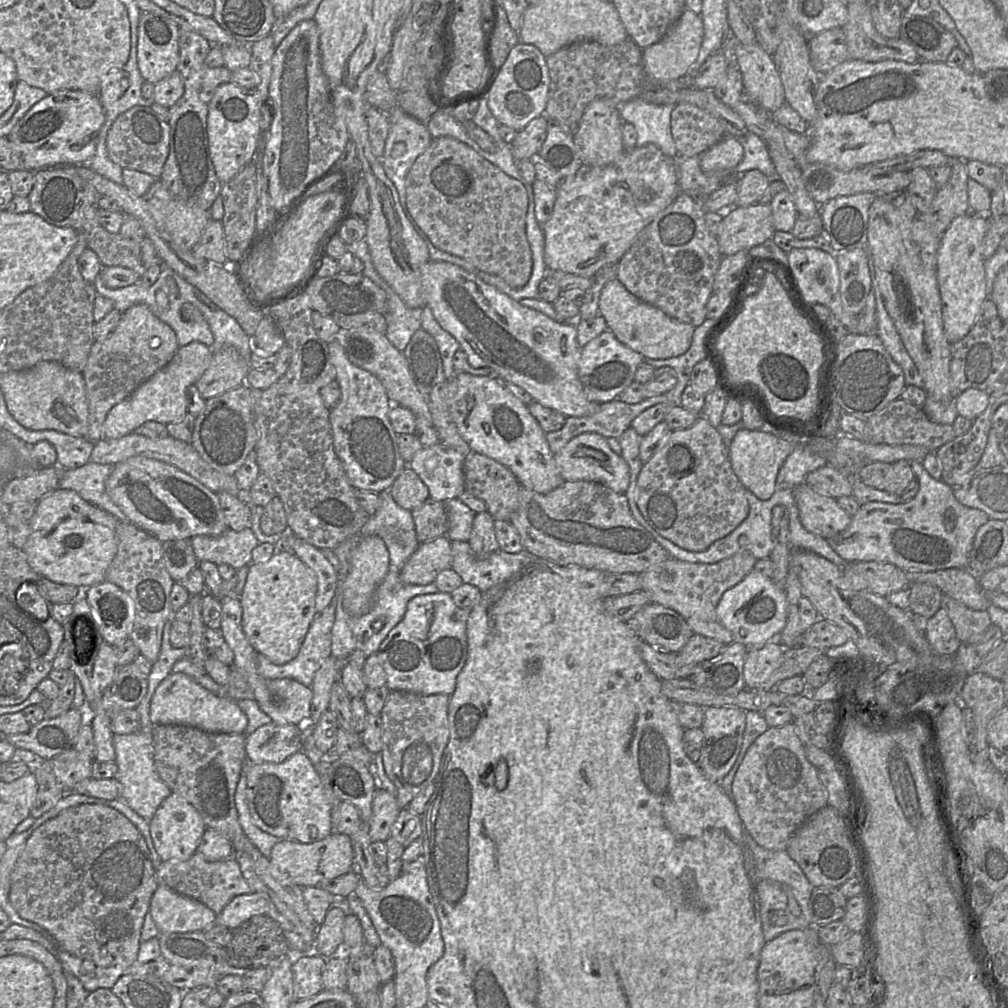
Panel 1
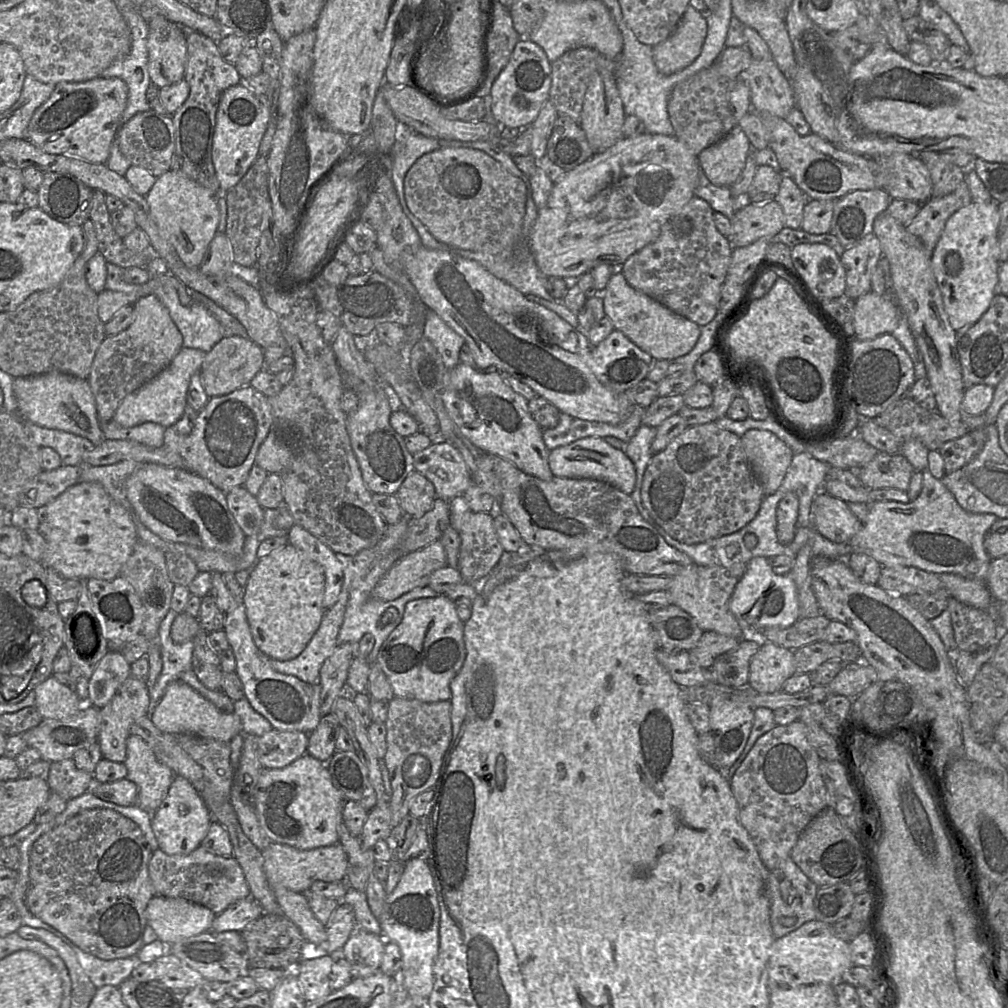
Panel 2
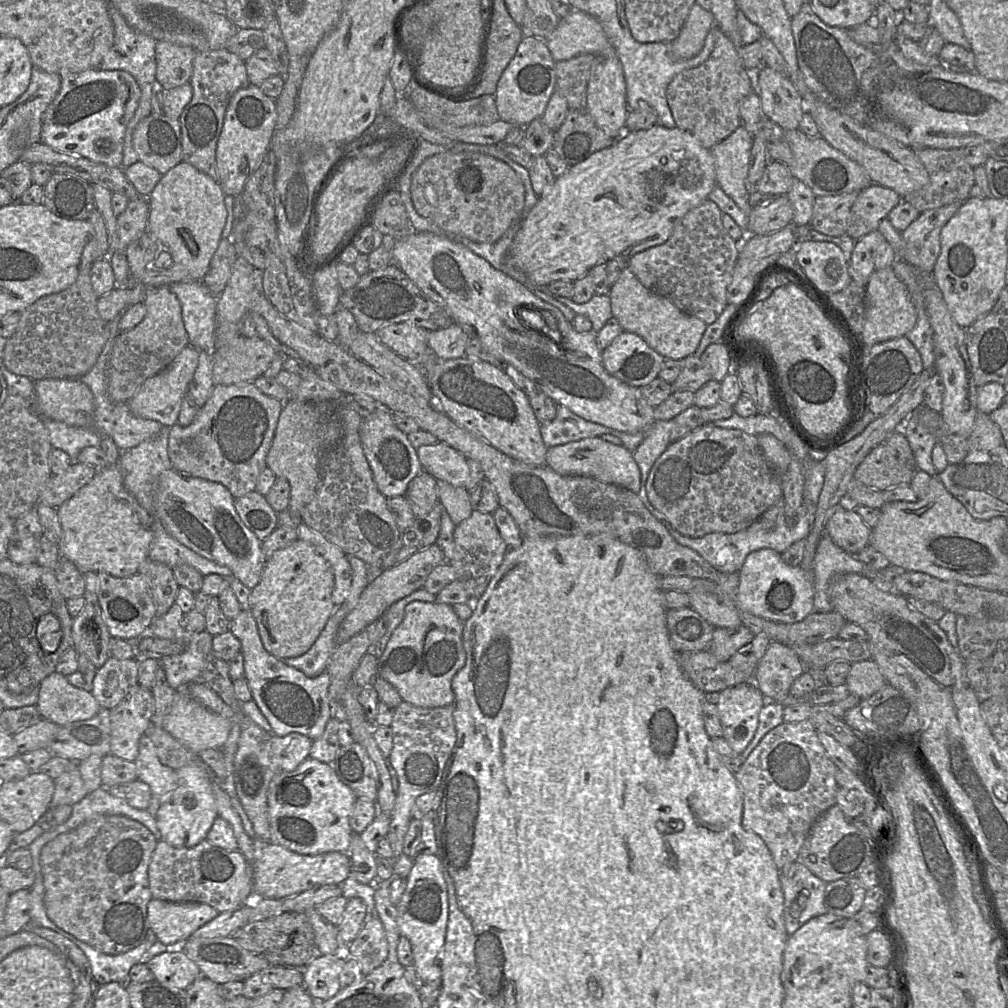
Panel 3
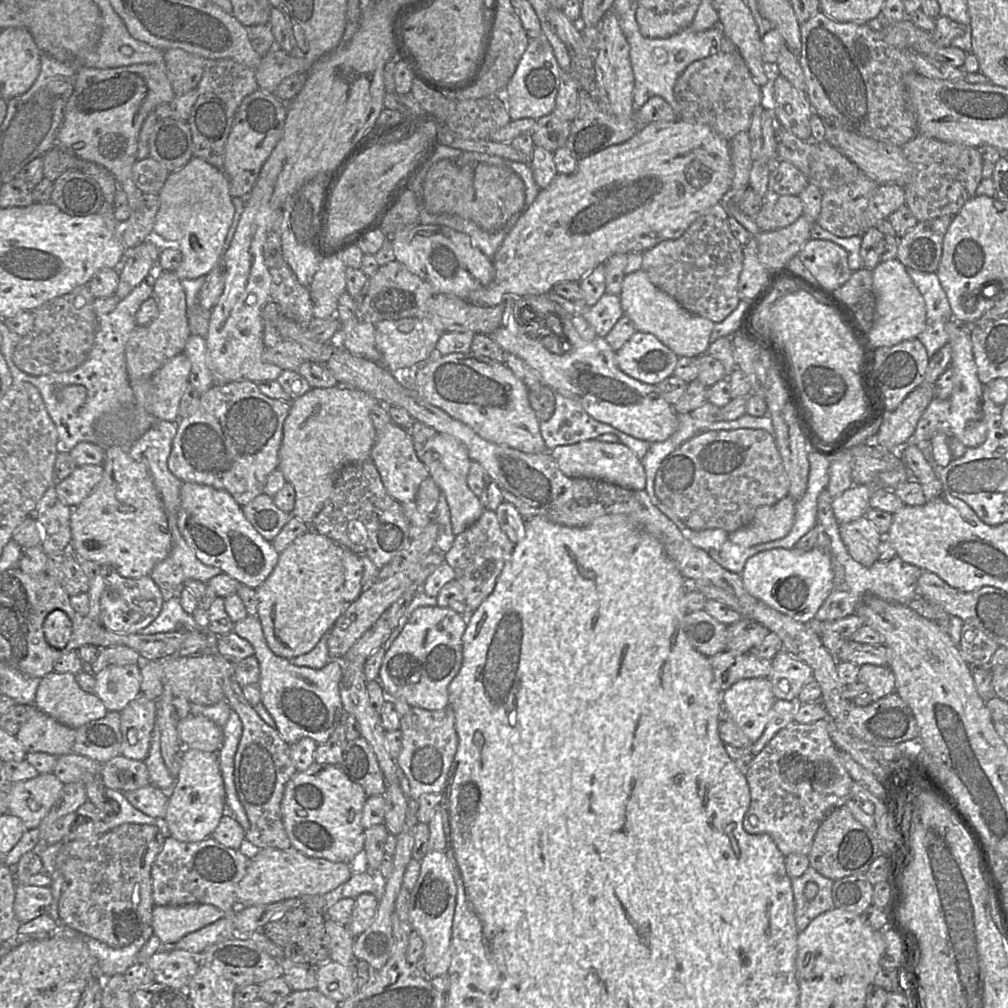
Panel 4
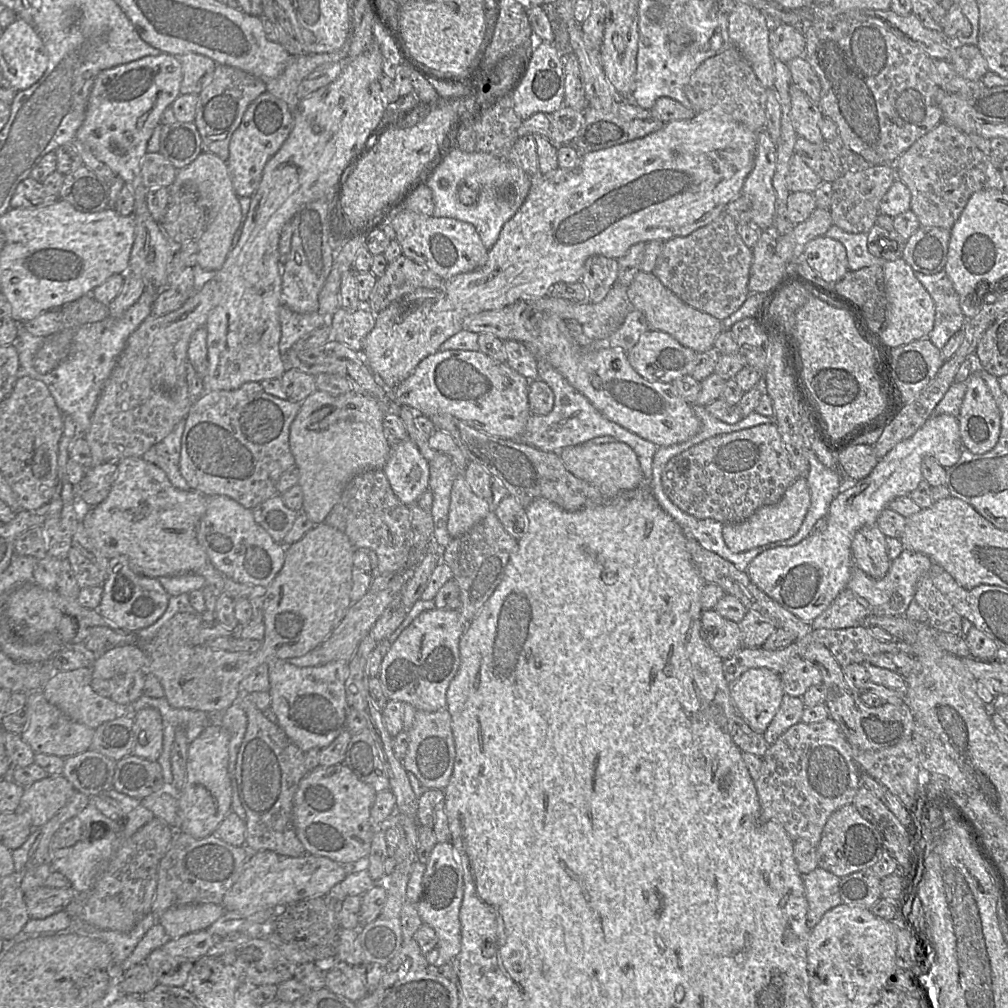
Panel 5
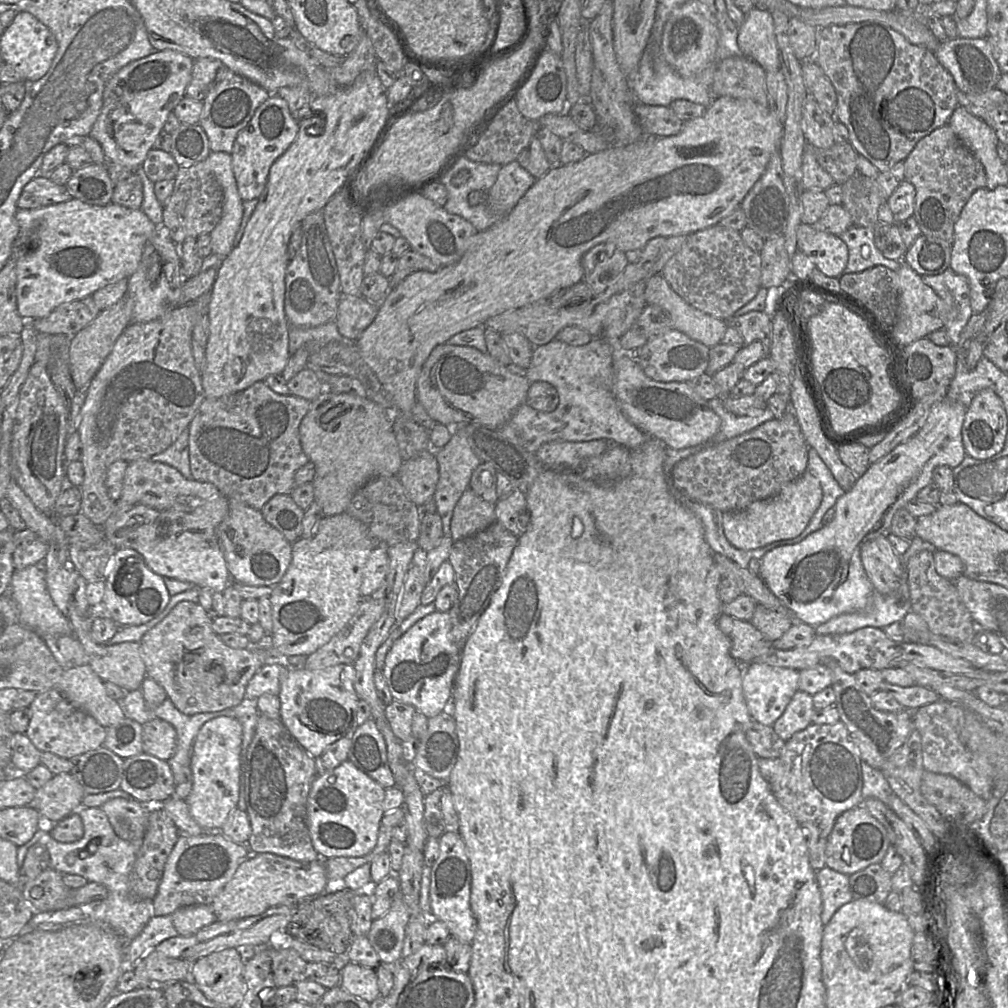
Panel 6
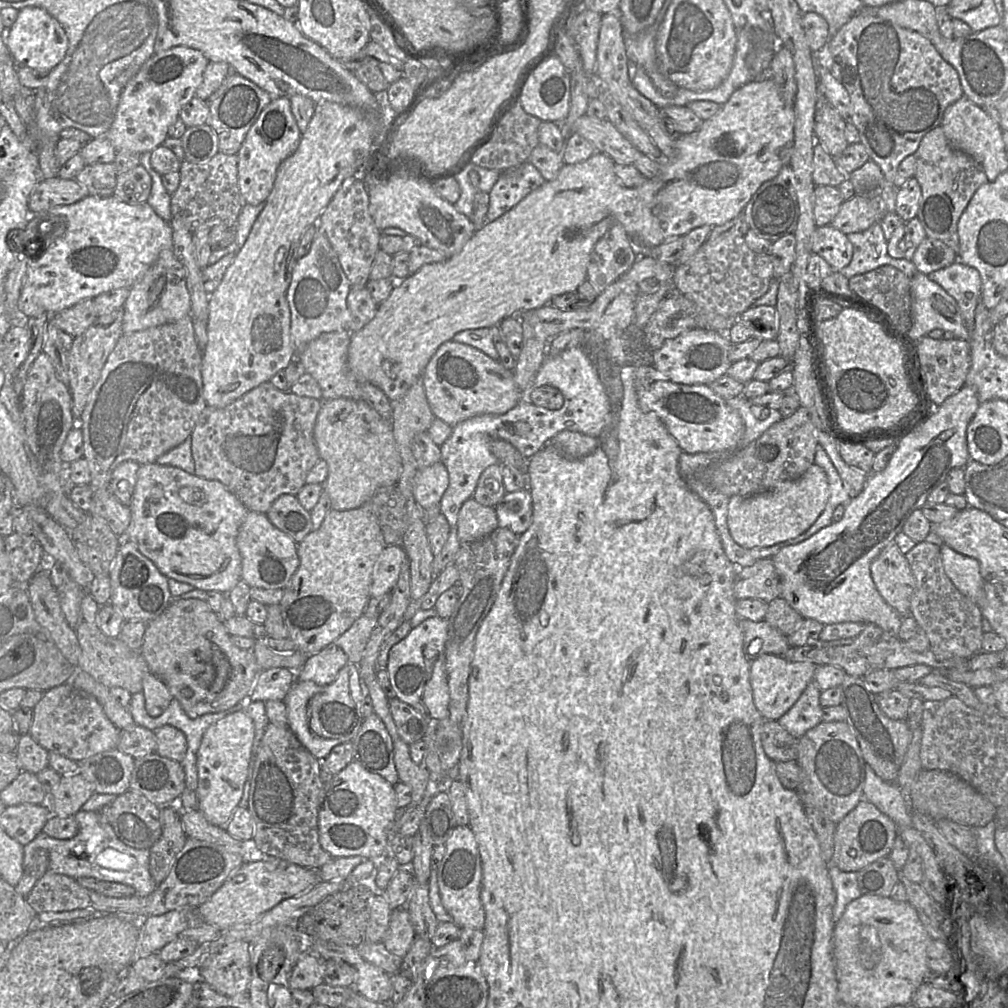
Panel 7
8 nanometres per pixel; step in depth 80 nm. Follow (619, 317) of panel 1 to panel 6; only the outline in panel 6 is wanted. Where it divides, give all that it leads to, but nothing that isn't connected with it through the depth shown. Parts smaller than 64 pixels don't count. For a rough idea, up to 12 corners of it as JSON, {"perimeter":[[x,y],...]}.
{"perimeter":[[661,274],[647,279],[647,305],[669,313],[673,329],[708,347],[723,319],[687,303]]}

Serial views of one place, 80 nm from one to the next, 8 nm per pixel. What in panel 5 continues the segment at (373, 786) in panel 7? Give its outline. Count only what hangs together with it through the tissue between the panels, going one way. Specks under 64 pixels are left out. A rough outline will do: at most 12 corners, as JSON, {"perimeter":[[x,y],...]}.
{"perimeter":[[345,764],[301,780],[293,822],[307,854],[368,856],[377,792]]}

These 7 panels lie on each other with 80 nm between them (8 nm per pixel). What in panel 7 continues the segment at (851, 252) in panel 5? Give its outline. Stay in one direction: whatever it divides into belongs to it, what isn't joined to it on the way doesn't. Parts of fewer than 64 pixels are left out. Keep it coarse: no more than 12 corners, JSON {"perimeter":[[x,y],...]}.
{"perimeter":[[879,223],[849,233],[850,263],[848,279],[883,265],[910,278],[919,272],[912,261],[888,254]]}

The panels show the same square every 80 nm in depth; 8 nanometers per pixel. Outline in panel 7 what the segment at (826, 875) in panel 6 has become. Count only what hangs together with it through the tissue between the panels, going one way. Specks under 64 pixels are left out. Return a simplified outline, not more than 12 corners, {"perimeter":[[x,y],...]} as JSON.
{"perimeter":[[829,864],[836,894],[833,921],[847,905],[862,896],[857,872],[844,872]]}

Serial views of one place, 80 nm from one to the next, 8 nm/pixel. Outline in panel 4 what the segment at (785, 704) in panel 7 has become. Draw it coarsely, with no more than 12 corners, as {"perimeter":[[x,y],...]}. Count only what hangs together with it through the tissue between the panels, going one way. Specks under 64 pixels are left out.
{"perimeter":[[768,678],[734,683],[722,708],[752,741],[776,698]]}

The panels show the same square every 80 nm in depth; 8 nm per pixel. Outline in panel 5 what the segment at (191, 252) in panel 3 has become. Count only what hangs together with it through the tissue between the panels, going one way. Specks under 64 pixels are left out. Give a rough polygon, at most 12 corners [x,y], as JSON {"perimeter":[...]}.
{"perimeter":[[202,152],[173,183],[193,189],[208,223],[197,265],[218,271],[242,217],[226,162]]}

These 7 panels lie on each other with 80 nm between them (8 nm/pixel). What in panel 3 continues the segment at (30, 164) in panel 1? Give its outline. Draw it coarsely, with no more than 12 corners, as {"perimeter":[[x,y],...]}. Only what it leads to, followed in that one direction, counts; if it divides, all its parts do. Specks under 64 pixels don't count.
{"perimeter":[[61,70],[40,142],[121,168],[141,97],[122,70]]}

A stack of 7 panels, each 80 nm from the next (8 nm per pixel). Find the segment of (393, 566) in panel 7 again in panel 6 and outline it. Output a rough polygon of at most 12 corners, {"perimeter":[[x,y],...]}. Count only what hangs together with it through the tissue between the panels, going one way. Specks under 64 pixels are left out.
{"perimeter":[[374,547],[362,573],[360,593],[371,597],[386,581],[386,548]]}

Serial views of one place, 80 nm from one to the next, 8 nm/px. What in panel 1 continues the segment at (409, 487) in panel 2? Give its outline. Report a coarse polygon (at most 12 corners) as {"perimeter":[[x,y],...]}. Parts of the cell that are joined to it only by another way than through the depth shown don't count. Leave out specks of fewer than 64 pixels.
{"perimeter":[[409,466],[389,491],[411,512],[430,497],[426,484]]}

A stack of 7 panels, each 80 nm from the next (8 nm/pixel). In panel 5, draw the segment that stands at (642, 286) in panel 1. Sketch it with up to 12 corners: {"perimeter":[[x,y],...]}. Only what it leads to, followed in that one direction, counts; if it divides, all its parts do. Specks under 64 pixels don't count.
{"perimeter":[[726,212],[672,238],[652,273],[723,320],[748,297],[753,254]]}

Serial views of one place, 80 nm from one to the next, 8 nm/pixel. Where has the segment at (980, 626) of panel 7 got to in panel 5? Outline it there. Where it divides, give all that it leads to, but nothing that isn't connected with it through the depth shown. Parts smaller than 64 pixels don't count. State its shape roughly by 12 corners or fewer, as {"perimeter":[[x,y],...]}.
{"perimeter":[[918,581],[914,601],[935,631],[963,636],[973,627],[934,586]]}

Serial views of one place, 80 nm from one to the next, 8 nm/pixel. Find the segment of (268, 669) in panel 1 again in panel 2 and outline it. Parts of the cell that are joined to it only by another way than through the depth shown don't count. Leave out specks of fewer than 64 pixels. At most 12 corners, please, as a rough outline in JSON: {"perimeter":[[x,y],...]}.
{"perimeter":[[336,556],[344,571],[338,600],[325,611],[305,649],[288,661],[282,674],[319,684],[321,667],[338,645],[352,584],[352,556]]}

